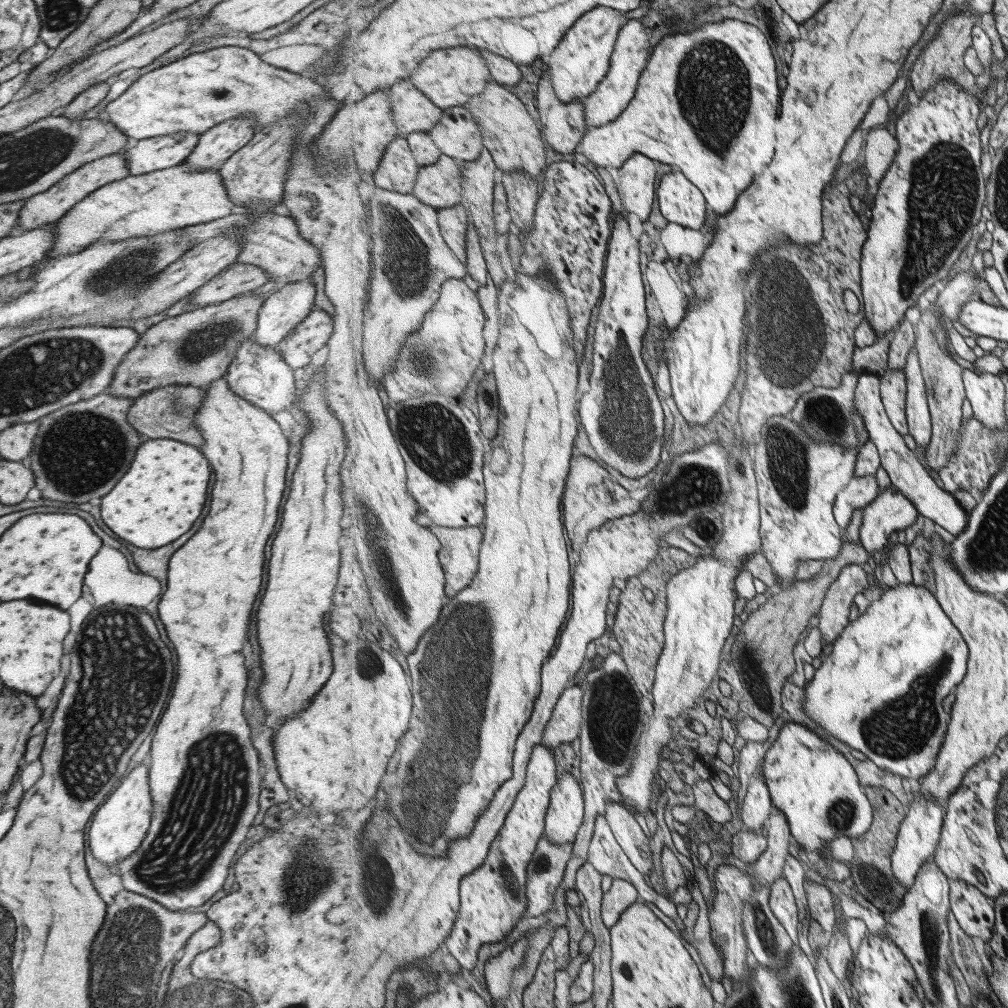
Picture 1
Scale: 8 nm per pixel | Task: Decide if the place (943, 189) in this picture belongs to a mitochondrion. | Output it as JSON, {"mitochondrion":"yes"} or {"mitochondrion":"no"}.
{"mitochondrion":"yes"}

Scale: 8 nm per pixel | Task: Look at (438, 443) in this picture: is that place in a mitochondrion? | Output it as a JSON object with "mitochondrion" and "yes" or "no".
{"mitochondrion":"yes"}

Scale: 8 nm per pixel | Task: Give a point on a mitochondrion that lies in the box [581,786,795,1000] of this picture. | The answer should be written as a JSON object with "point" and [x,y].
{"point":[767,937]}

